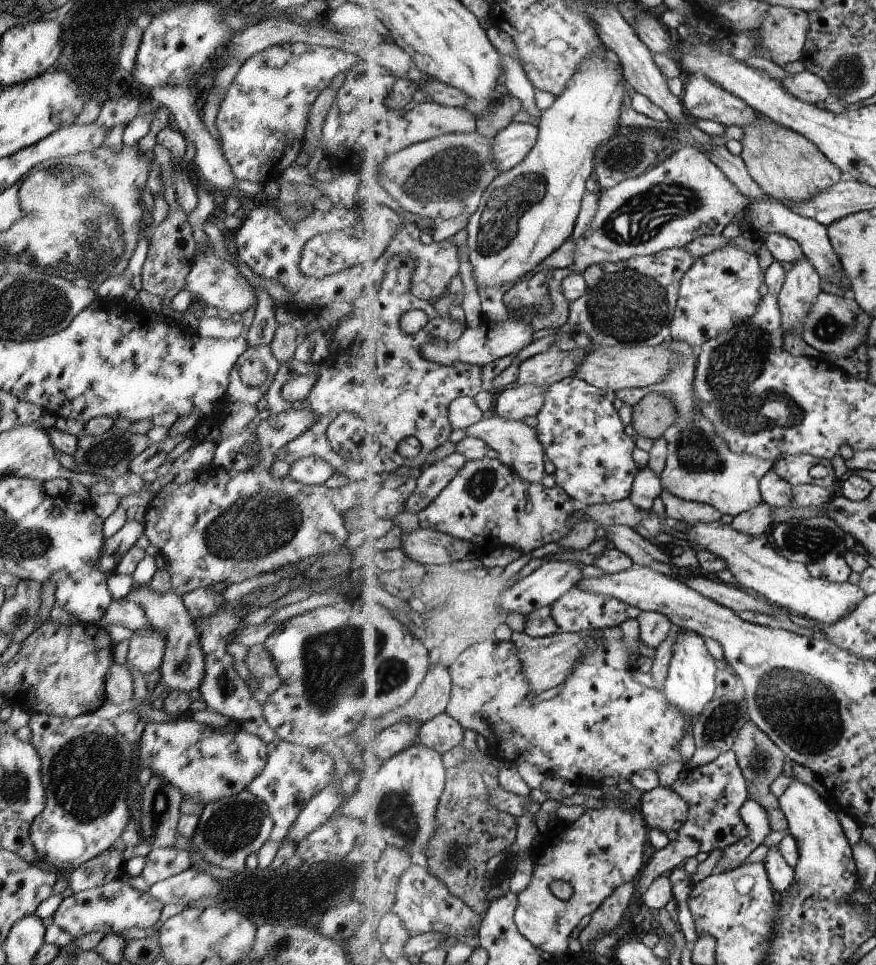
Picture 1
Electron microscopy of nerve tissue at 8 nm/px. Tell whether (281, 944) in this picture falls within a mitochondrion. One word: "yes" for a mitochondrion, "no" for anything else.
yes

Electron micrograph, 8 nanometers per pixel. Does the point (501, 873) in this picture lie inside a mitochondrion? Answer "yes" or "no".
yes

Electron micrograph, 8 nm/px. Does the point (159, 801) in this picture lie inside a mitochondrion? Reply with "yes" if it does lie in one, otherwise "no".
yes

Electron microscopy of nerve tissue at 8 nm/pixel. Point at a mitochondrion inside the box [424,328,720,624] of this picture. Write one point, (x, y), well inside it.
(481, 484)

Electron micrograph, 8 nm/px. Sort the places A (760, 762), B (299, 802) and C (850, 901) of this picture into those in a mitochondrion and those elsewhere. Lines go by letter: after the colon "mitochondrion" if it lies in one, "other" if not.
A: mitochondrion
B: other
C: other

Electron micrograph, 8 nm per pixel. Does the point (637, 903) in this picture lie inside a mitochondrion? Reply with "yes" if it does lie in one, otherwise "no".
no

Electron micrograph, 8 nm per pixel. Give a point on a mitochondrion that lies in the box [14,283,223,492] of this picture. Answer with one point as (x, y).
(109, 451)

